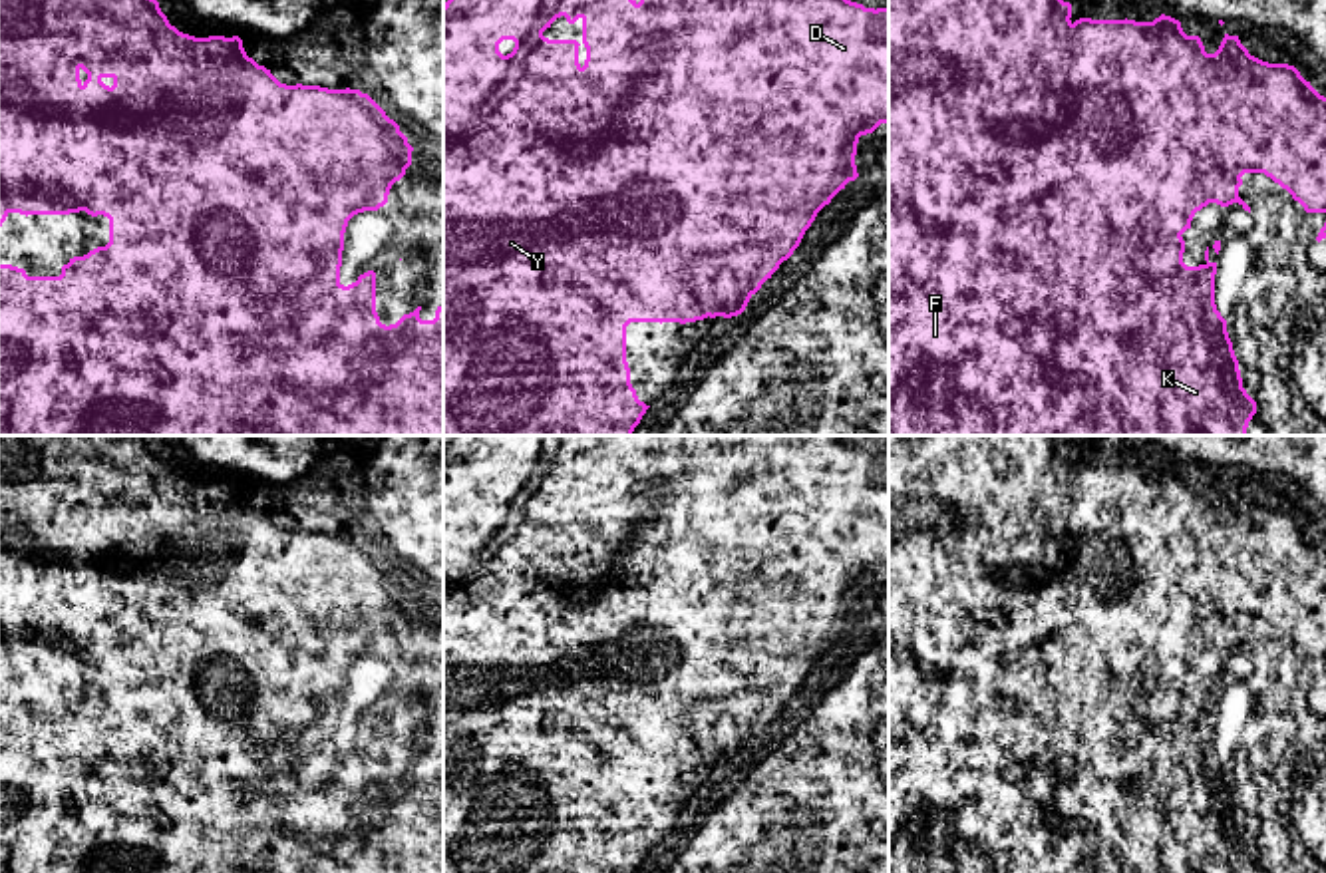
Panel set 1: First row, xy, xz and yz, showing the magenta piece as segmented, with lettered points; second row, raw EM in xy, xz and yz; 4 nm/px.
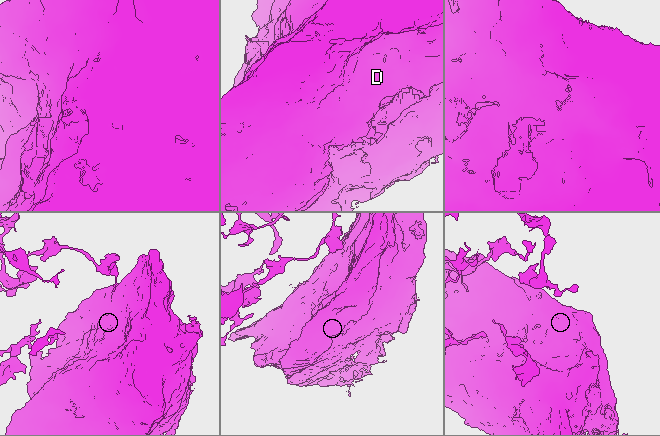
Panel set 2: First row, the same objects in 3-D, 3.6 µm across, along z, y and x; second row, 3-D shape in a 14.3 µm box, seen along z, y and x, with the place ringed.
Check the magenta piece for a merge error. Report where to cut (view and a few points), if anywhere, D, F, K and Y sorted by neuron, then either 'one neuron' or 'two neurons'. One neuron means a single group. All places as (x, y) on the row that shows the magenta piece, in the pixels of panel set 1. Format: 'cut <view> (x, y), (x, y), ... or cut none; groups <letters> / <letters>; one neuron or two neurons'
cut none; groups D F K Y; one neuron

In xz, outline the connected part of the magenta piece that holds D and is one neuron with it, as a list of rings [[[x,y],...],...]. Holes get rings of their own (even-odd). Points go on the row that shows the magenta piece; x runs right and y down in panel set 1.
[[[447,0],[447,2],[445,2],[445,4],[443,4],[443,436],[632,436],[632,432],[634,432],[634,428],[636,428],[636,426],[638,426],[638,424],[640,424],[640,420],[642,420],[642,416],[644,416],[644,414],[646,414],[646,410],[648,410],[648,408],[650,408],[650,406],[646,406],[646,404],[644,404],[644,402],[640,402],[640,400],[638,400],[638,396],[636,396],[636,390],[634,390],[634,388],[632,388],[632,384],[630,384],[630,368],[628,368],[628,362],[626,362],[626,326],[628,326],[628,324],[630,324],[630,322],[660,322],[660,324],[662,324],[662,322],[680,322],[680,324],[686,324],[686,322],[696,322],[696,320],[704,320],[704,318],[708,318],[708,316],[710,316],[710,318],[716,318],[716,316],[724,316],[724,318],[732,318],[732,316],[738,316],[738,314],[742,314],[742,312],[744,312],[744,310],[746,310],[746,306],[747,306],[747,302],[749,302],[749,298],[751,298],[751,296],[753,296],[753,294],[755,294],[755,292],[757,292],[757,290],[759,290],[759,288],[761,288],[761,284],[763,284],[763,282],[765,282],[765,280],[767,280],[767,278],[771,278],[771,274],[773,274],[773,272],[775,272],[775,270],[777,270],[777,268],[779,268],[779,264],[781,264],[781,262],[783,262],[783,261],[787,261],[787,259],[789,259],[789,257],[791,257],[791,255],[793,255],[793,251],[795,251],[795,249],[797,249],[797,247],[799,247],[799,243],[801,243],[801,239],[803,239],[803,235],[805,235],[805,231],[807,231],[807,229],[809,229],[809,227],[811,227],[811,223],[813,223],[813,221],[815,221],[815,217],[817,217],[817,213],[819,213],[819,211],[821,211],[821,209],[823,209],[823,207],[825,207],[825,205],[829,205],[829,203],[831,203],[831,199],[833,199],[833,197],[835,197],[835,195],[837,195],[837,193],[839,193],[839,191],[841,191],[841,189],[845,189],[845,185],[847,185],[847,183],[849,183],[849,181],[855,181],[855,179],[857,179],[857,177],[859,177],[859,173],[857,173],[857,165],[855,165],[855,155],[857,155],[857,143],[859,143],[859,137],[861,137],[861,135],[867,135],[867,133],[873,133],[873,131],[875,131],[875,129],[877,129],[877,127],[879,127],[879,125],[881,125],[881,123],[889,123],[889,6],[887,6],[887,8],[877,8],[877,10],[875,10],[875,8],[865,8],[865,6],[863,6],[863,4],[857,4],[857,2],[851,2],[851,0],[640,0],[640,2],[636,2],[636,0]],[[561,16],[565,16],[565,18],[567,18],[567,22],[569,22],[569,24],[575,24],[575,22],[577,22],[577,20],[579,20],[579,18],[580,18],[580,20],[582,20],[582,42],[580,42],[580,44],[579,44],[579,42],[577,42],[577,40],[549,40],[549,38],[545,38],[545,36],[543,36],[543,32],[545,32],[545,30],[547,30],[547,28],[551,28],[551,24],[553,24],[553,22],[555,22],[555,20],[557,20],[557,18],[561,18]]]

